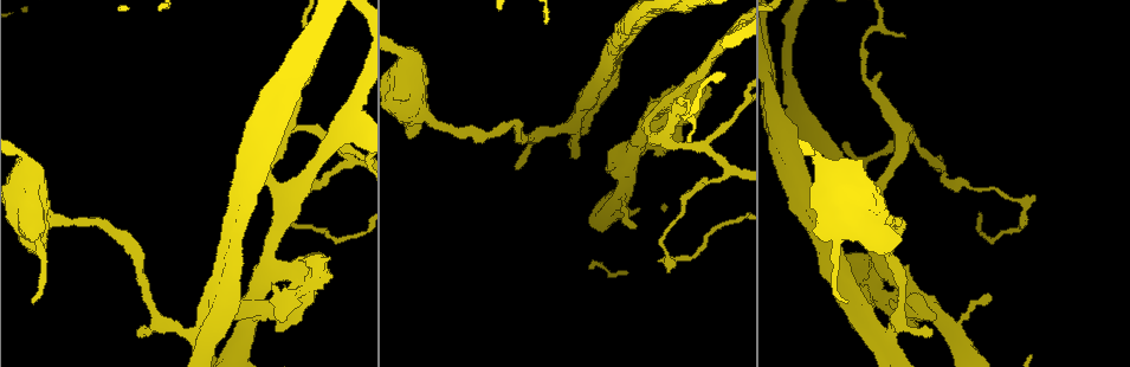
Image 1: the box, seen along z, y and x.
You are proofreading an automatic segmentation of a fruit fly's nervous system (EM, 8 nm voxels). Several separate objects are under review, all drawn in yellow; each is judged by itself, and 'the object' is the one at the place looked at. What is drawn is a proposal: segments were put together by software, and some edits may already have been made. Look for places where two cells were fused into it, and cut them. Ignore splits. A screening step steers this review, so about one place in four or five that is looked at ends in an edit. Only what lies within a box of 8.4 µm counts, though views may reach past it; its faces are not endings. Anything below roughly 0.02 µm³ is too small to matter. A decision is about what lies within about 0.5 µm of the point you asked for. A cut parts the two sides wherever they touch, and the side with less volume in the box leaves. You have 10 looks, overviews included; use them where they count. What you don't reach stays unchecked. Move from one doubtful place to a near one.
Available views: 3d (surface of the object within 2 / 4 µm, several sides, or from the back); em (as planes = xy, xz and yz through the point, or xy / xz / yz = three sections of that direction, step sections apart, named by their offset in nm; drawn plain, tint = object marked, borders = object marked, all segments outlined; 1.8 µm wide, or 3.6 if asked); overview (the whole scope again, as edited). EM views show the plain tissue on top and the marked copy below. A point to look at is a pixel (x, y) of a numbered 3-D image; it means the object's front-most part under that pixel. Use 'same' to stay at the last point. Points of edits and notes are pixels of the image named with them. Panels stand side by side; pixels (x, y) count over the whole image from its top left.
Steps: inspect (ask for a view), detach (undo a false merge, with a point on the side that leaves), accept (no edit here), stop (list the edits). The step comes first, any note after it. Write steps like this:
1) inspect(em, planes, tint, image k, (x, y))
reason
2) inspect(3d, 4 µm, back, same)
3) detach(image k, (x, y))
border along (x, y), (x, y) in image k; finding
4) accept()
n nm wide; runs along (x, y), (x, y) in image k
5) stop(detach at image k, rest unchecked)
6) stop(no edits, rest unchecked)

inspect(em, planes, tint, image 1, (255, 298))
a fork

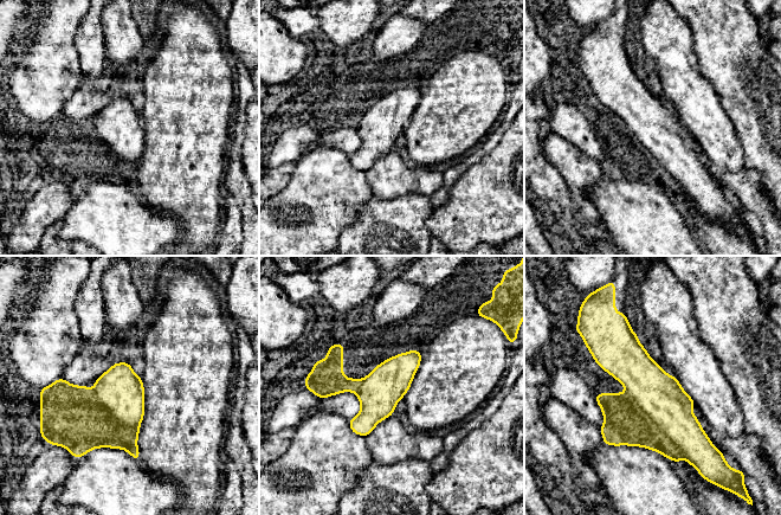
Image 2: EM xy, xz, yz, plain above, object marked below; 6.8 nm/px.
accept()
all the same cell

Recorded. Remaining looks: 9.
inspect(em, planes, tint, image 1, (661, 112))

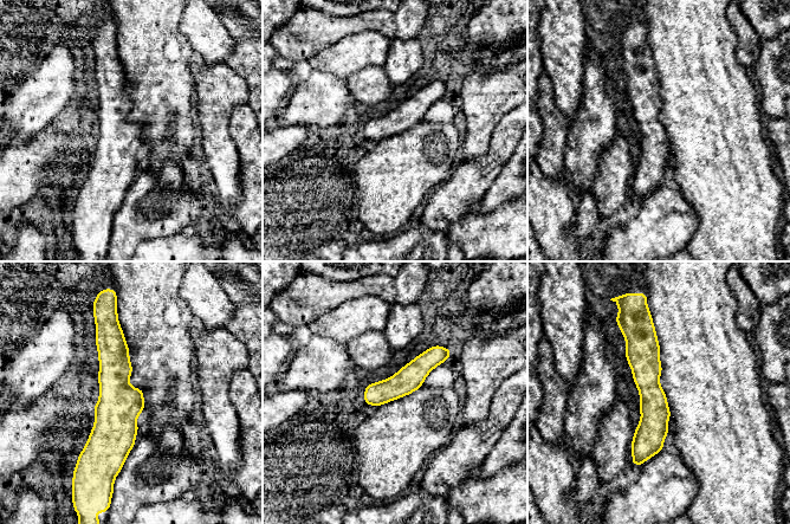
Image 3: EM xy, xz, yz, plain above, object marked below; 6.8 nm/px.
accept()
runs along (112, 325), (115, 455), (117, 464) in image 3; all the same cell

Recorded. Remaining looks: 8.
inspect(3d, 4 µm, image 1, (593, 89))
closes a loop

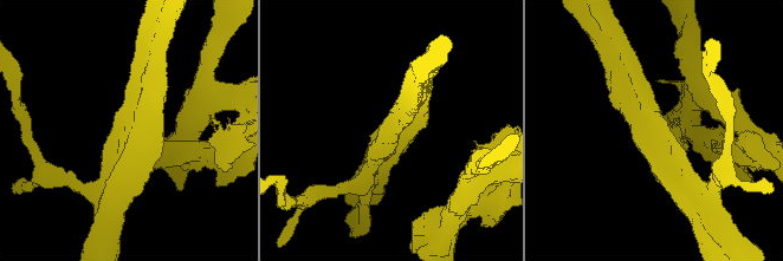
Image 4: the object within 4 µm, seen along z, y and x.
inspect(em, planes, tint, image 4, (125, 120))

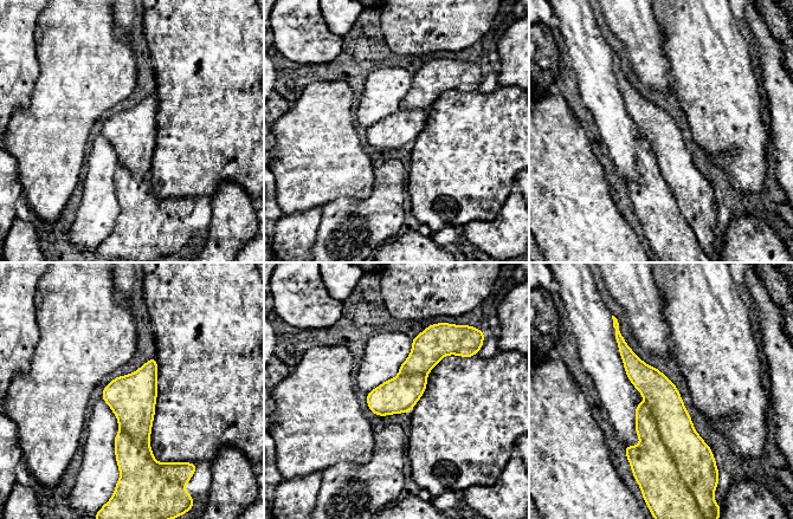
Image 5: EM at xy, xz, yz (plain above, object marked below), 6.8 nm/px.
detach(image 5, (653, 467))
border along (644, 402), (681, 475) in image 5; a second cell is stuck on

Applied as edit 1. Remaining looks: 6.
inspect(overview)
see it whole again

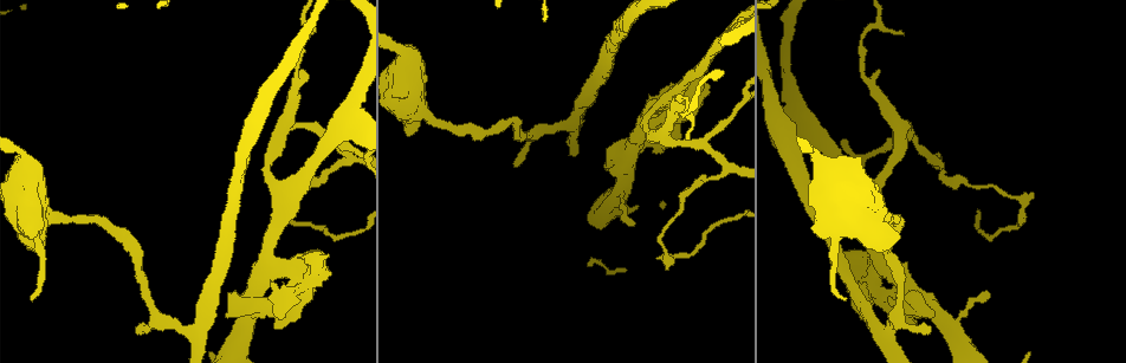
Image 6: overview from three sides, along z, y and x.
inspect(em, xz, step 8, tint, image 6, (990, 186))
thin neck

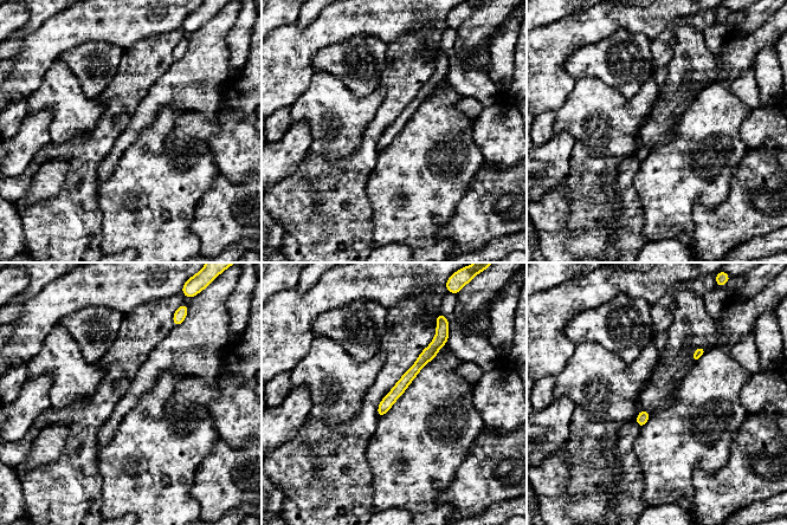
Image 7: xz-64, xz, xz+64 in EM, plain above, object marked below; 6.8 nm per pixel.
inspect(em, planes, tint, same)
another direction

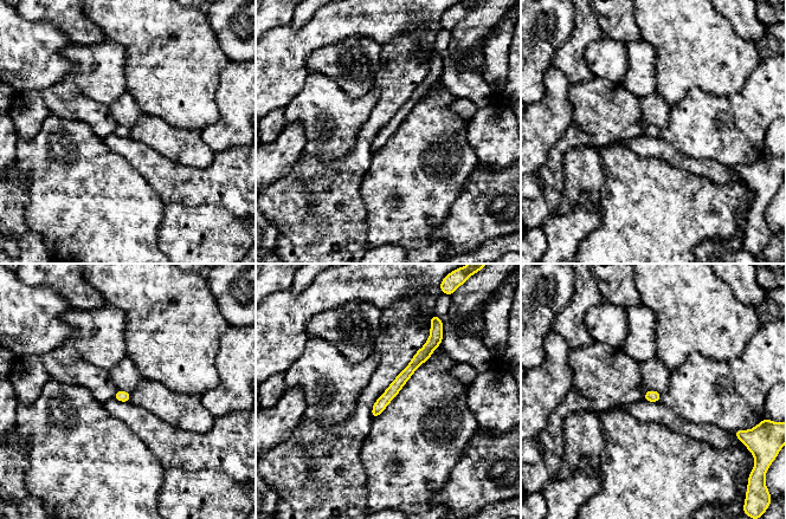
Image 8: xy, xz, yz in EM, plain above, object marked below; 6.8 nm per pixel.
accept()
80 nm wide; runs along (433, 342), (382, 401), (374, 414) in image 8; one cell here

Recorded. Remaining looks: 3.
stop(detach at image 5, rest unchecked)

